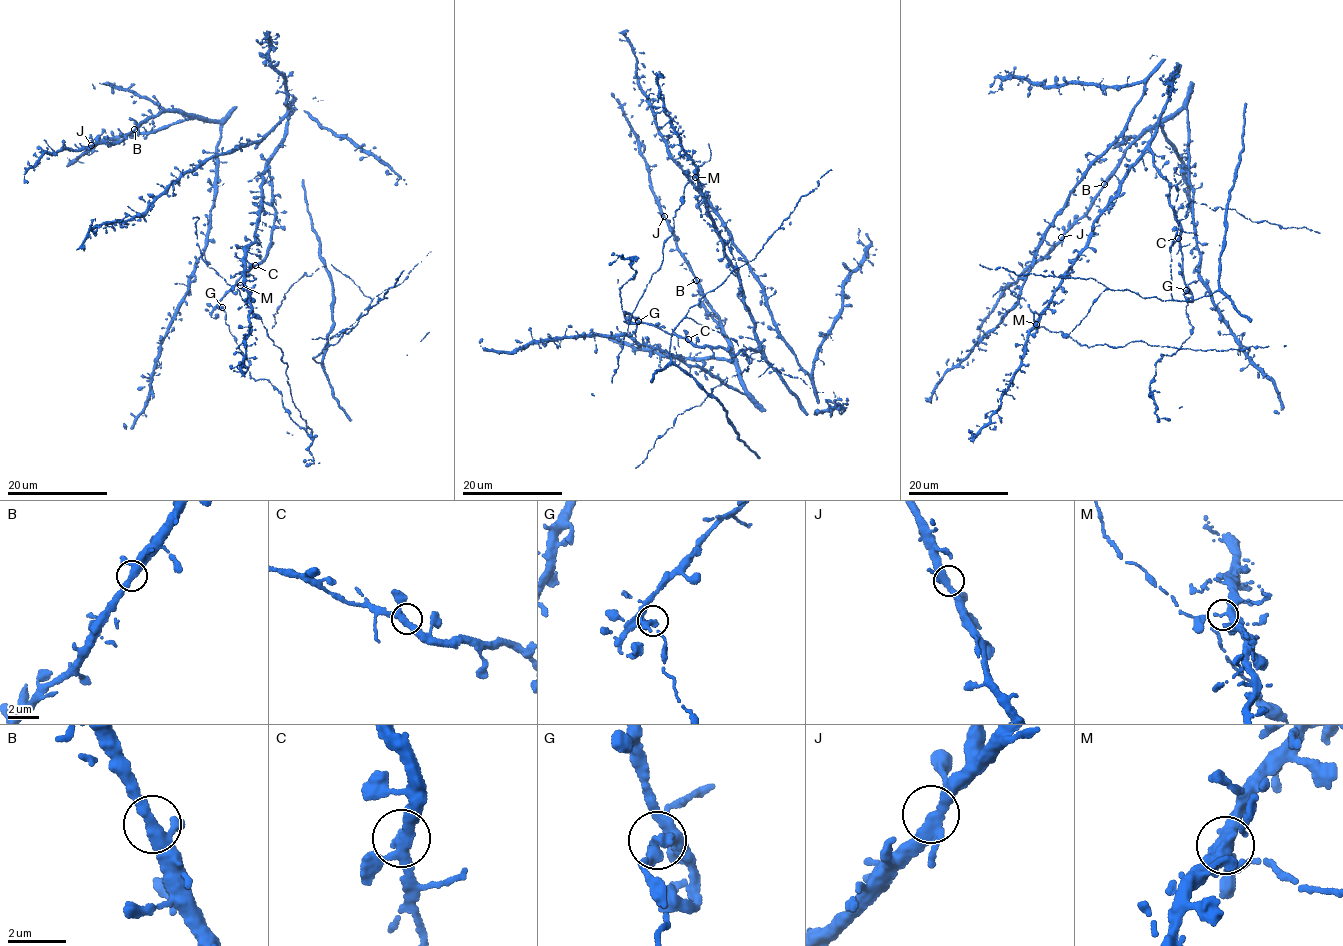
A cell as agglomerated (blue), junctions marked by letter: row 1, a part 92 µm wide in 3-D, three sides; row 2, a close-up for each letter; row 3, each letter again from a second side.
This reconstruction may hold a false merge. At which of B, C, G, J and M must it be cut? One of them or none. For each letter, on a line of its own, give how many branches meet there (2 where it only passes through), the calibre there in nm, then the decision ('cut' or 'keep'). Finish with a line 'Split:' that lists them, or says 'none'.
B: 3 | 280 nm | keep
C: 3 | 320 nm | keep
G: 3 | 300 nm | cut
J: 3 | 300 nm | keep
M: 3 | 300 nm | keep
Split: G

